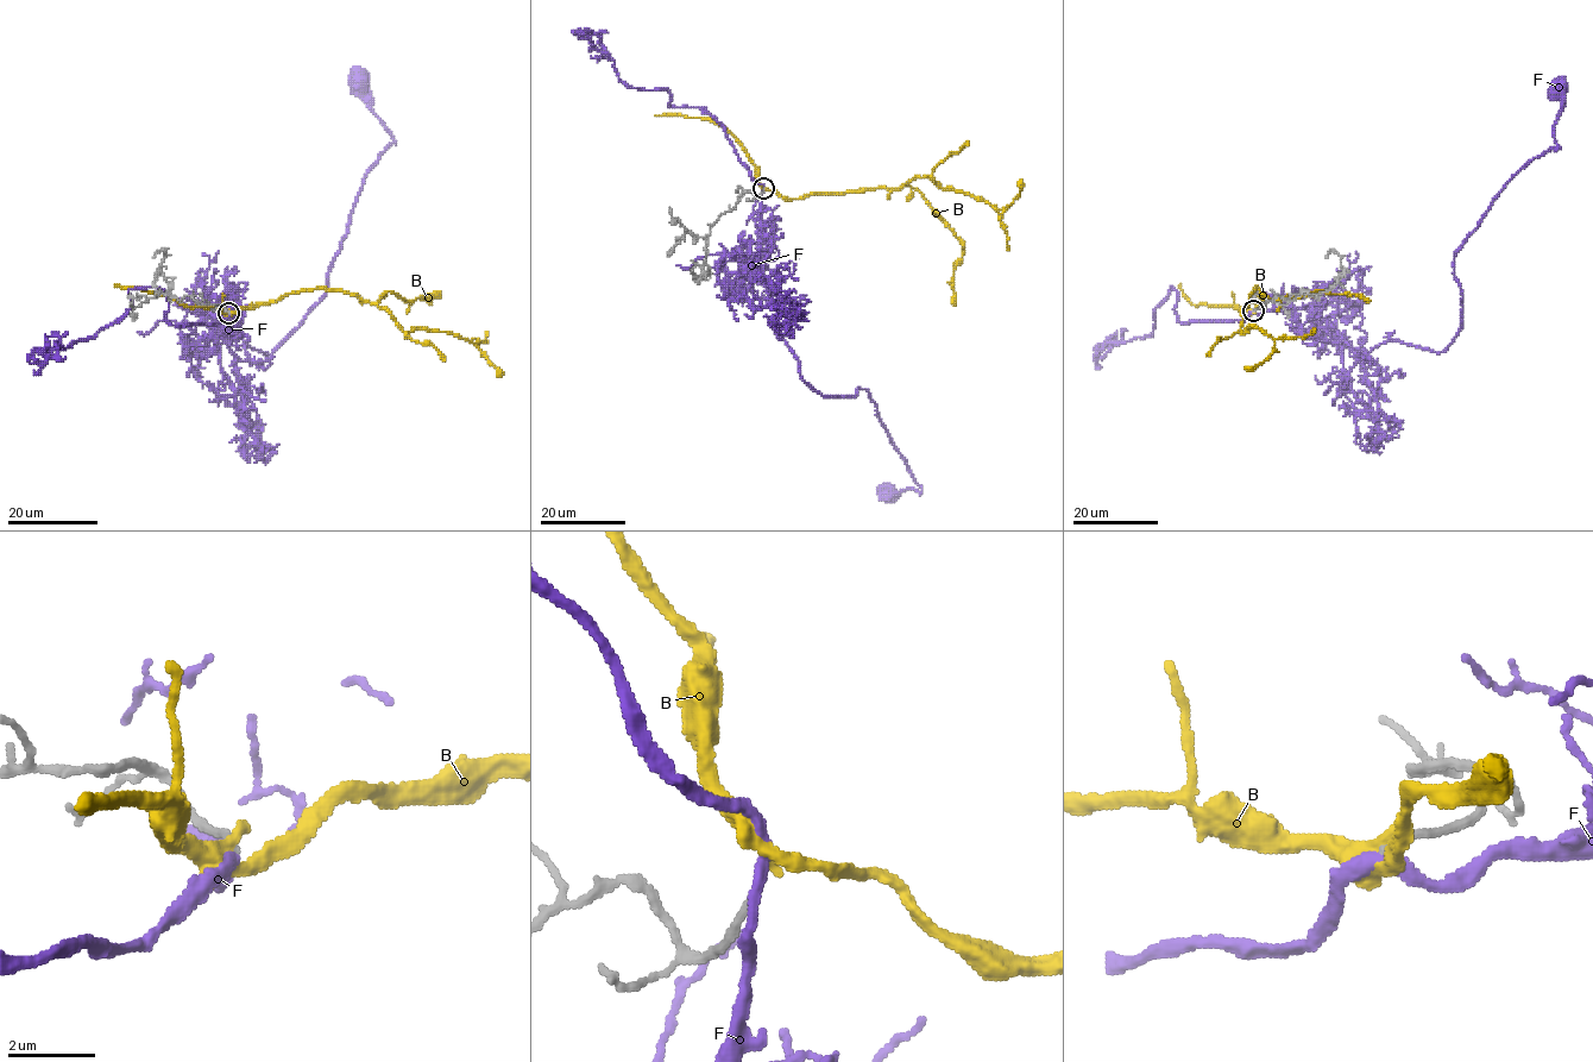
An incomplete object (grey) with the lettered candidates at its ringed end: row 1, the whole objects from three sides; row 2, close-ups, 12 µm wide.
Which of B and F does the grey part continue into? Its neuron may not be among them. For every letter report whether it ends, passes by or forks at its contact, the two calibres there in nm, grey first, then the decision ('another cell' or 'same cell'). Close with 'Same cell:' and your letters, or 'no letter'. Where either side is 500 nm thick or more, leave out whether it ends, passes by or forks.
B: it passes by; 190 nm thick on the grey side, 320 nm on the other; another cell
F: it passes by; 180 nm thick on the grey side, 280 nm on the other; another cell
Same cell: no letter

